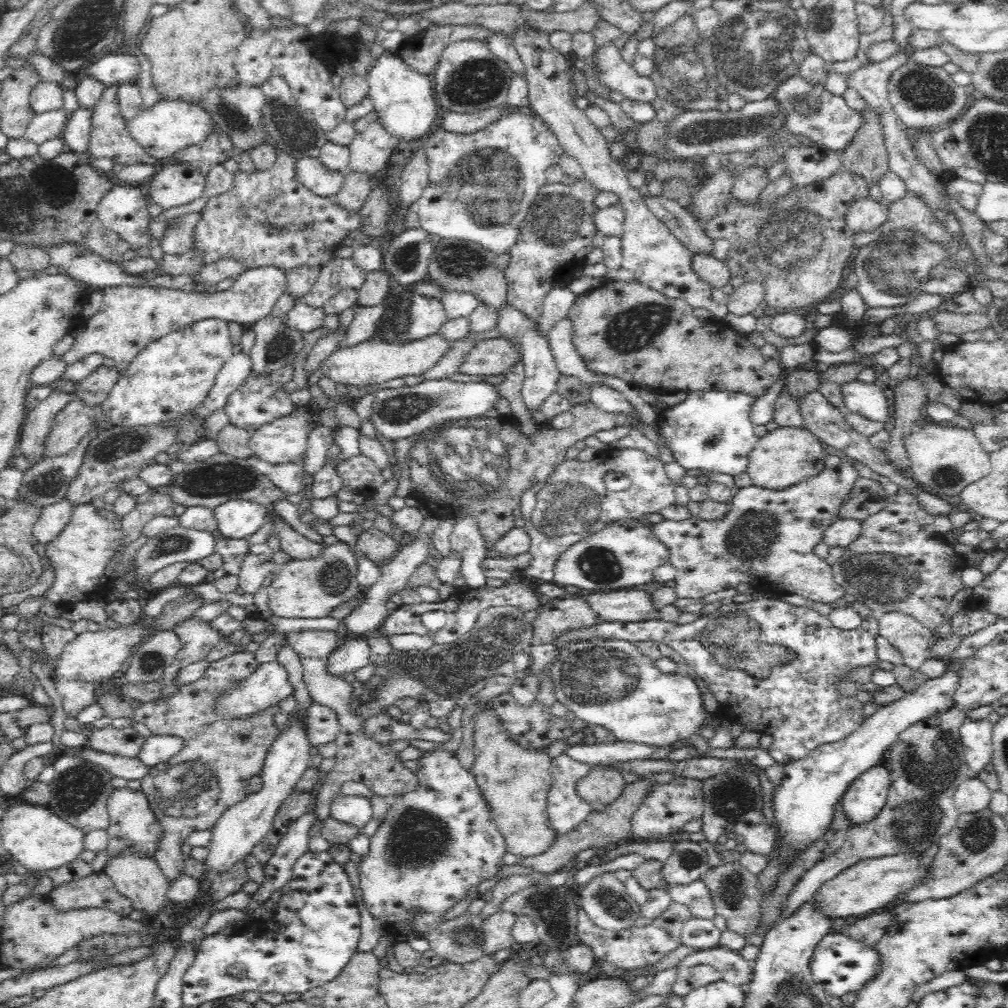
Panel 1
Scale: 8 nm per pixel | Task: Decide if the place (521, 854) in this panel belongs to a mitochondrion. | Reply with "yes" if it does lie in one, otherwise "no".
no

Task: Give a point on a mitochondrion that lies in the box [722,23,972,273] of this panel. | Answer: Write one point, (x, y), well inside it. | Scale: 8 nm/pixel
(920, 89)

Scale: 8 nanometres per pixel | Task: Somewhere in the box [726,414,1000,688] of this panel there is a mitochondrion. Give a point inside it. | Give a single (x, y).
(887, 577)

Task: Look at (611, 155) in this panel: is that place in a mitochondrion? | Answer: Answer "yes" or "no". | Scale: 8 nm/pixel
no

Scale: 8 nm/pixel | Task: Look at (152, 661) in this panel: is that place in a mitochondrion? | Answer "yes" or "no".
yes

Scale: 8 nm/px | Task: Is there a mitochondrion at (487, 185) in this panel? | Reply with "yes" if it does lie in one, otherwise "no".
yes

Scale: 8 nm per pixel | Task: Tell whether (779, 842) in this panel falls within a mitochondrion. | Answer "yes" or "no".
no

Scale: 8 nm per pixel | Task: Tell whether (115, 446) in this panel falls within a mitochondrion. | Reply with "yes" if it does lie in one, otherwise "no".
yes

